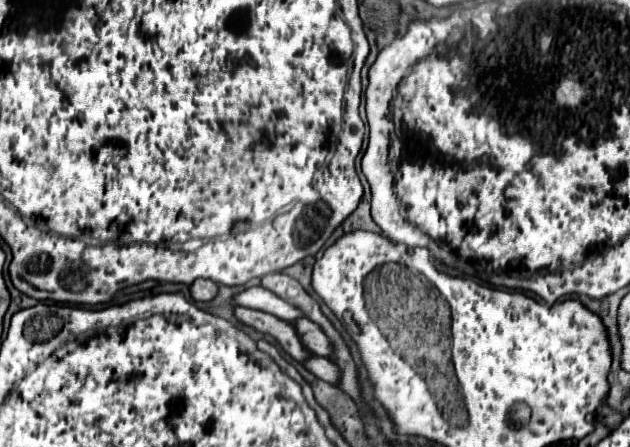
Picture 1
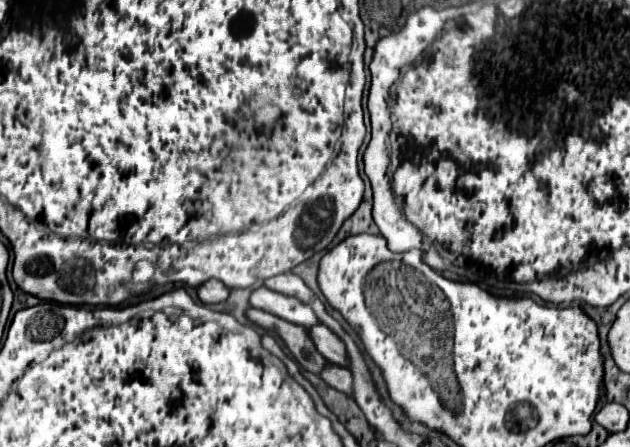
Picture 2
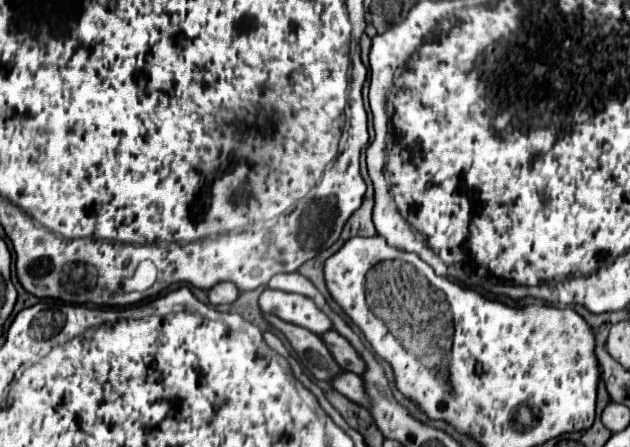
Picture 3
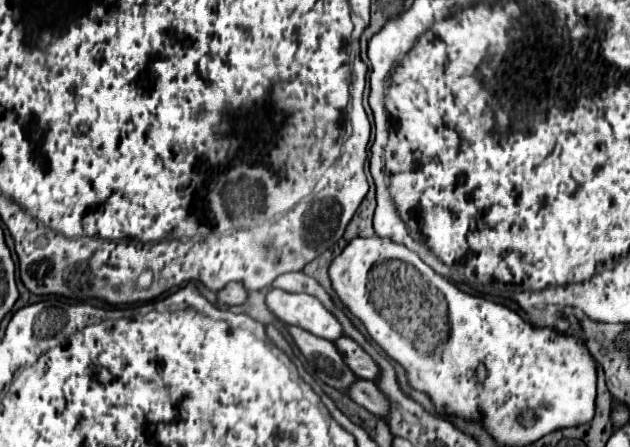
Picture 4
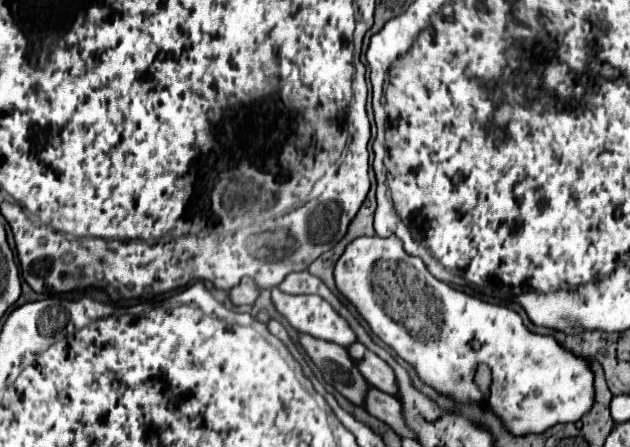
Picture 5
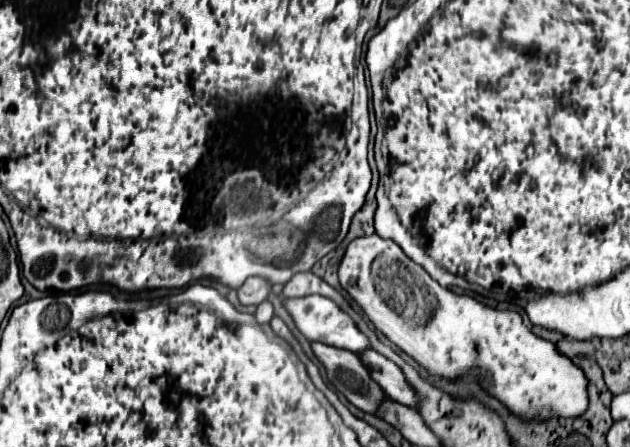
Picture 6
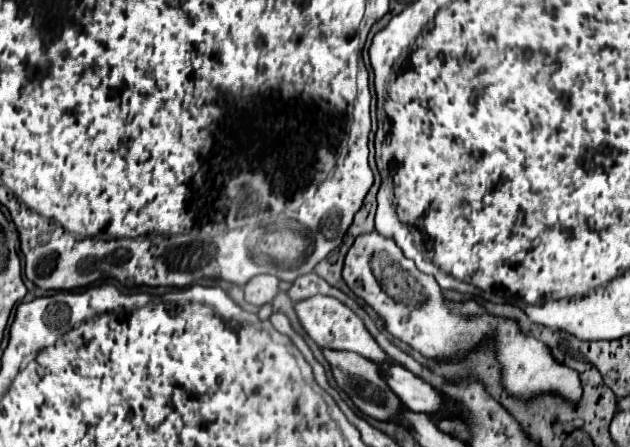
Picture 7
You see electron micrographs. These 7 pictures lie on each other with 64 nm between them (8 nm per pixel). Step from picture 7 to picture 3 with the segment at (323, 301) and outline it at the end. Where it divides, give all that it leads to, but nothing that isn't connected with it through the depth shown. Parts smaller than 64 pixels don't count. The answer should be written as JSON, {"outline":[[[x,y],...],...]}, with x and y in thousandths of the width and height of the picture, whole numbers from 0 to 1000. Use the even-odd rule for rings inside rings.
{"outline":[[[422,644],[410,667],[410,685],[416,698],[435,702],[454,720],[489,734],[498,747],[511,747],[527,734],[527,720],[502,689],[502,680],[495,680],[495,671],[486,671],[476,658],[457,658]]]}

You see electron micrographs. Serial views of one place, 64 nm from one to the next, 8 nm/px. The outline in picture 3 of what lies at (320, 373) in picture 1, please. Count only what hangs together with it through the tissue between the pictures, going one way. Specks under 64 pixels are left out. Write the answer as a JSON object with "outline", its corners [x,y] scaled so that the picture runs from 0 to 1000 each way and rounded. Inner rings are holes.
{"outline":[[[540,832],[524,855],[540,881],[552,886],[559,899],[568,899],[575,908],[584,908],[584,895],[578,895],[578,859],[571,859],[571,841],[559,832]]]}

